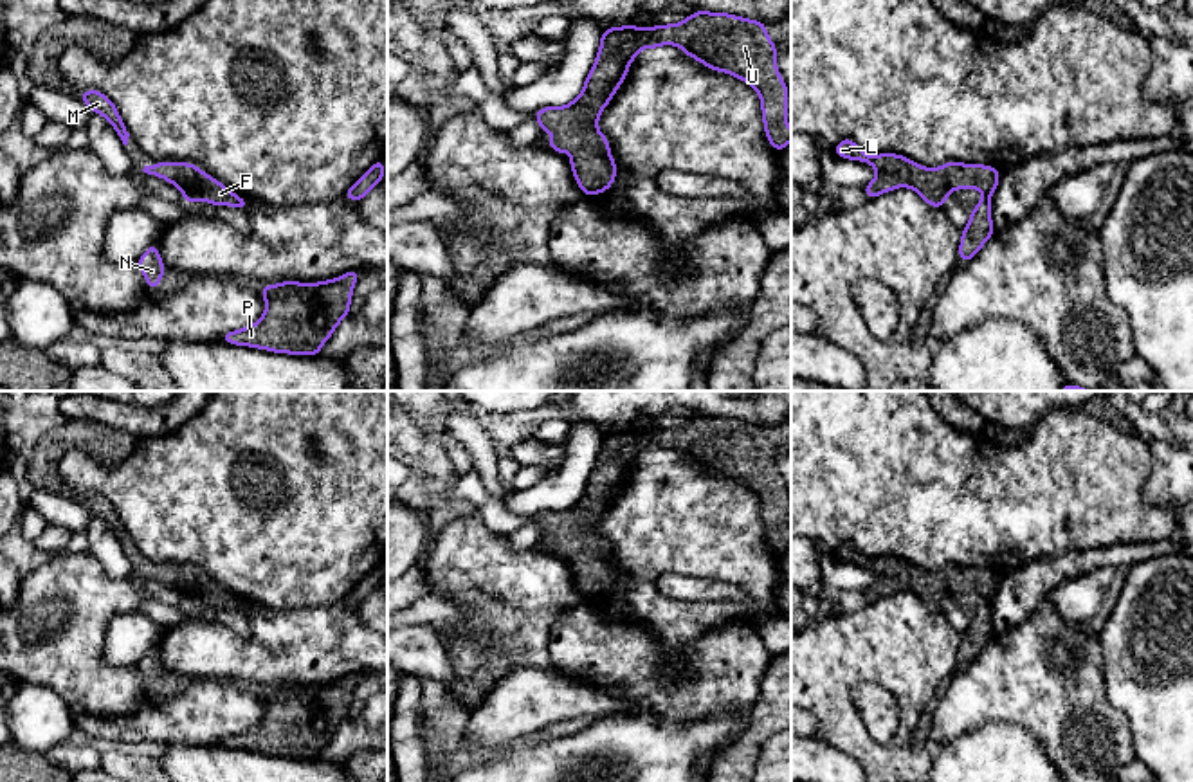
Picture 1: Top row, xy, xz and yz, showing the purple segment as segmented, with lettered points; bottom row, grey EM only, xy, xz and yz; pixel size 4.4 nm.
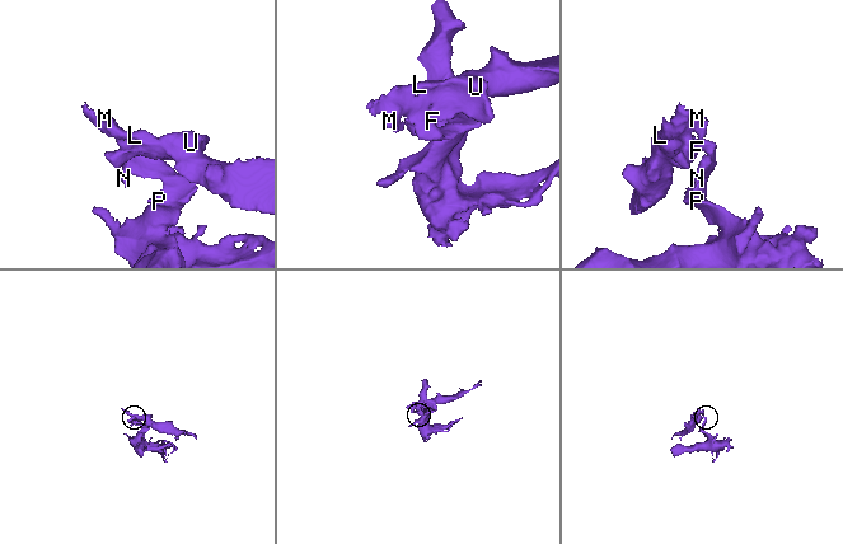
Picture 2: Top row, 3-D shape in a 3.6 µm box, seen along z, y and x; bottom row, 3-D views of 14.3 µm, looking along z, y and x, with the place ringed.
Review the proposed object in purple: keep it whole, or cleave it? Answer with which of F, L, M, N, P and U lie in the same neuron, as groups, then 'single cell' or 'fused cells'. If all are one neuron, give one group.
F L M N P U; single cell

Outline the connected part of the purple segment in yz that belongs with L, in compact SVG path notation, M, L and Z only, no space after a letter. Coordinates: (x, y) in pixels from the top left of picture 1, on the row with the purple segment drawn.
M842 139L833 150L840 159L870 164L878 175L863 186L867 200L897 187L910 187L923 196L930 207L944 207L948 193L957 189L980 189L984 196L970 211L970 222L962 229L959 258L968 263L993 236L991 196L998 186L1000 171L984 164L964 164L948 160L941 168L924 168L897 153L867 155L852 139Z

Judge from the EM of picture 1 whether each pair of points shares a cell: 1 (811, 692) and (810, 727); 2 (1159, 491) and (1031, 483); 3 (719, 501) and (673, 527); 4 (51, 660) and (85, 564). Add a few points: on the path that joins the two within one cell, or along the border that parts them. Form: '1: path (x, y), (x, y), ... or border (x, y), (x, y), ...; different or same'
1: border (810, 712), (815, 718), (819, 737); different
2: border (1148, 449), (1152, 471), (1145, 500), (1174, 507); different
3: path (709, 512), (700, 521), (683, 521); same
4: path (63, 636), (78, 615), (78, 588); same

